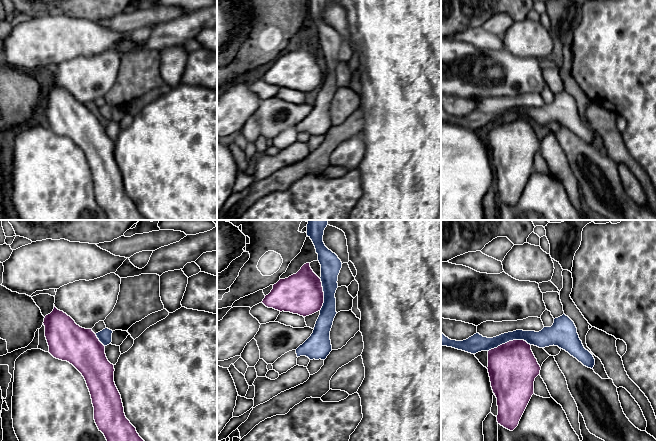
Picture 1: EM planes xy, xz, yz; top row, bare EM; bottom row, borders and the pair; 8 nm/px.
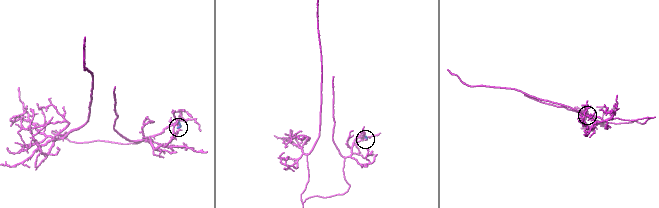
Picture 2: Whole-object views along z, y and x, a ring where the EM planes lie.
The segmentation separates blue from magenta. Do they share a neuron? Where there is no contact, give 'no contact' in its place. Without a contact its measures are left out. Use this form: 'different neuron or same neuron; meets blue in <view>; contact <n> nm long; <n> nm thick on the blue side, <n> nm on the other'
different neuron; meets blue in yz; contact 340 nm long; 140 nm thick on the blue side, 400 nm on the other

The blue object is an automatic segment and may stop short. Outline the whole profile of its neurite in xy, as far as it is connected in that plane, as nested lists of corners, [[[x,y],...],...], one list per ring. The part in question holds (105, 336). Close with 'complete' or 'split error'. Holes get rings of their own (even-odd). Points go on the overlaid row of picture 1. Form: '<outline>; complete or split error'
[[[105,328],[102,331],[96,333],[96,336],[104,346],[107,346],[112,342],[112,333],[112,330]]]; complete

